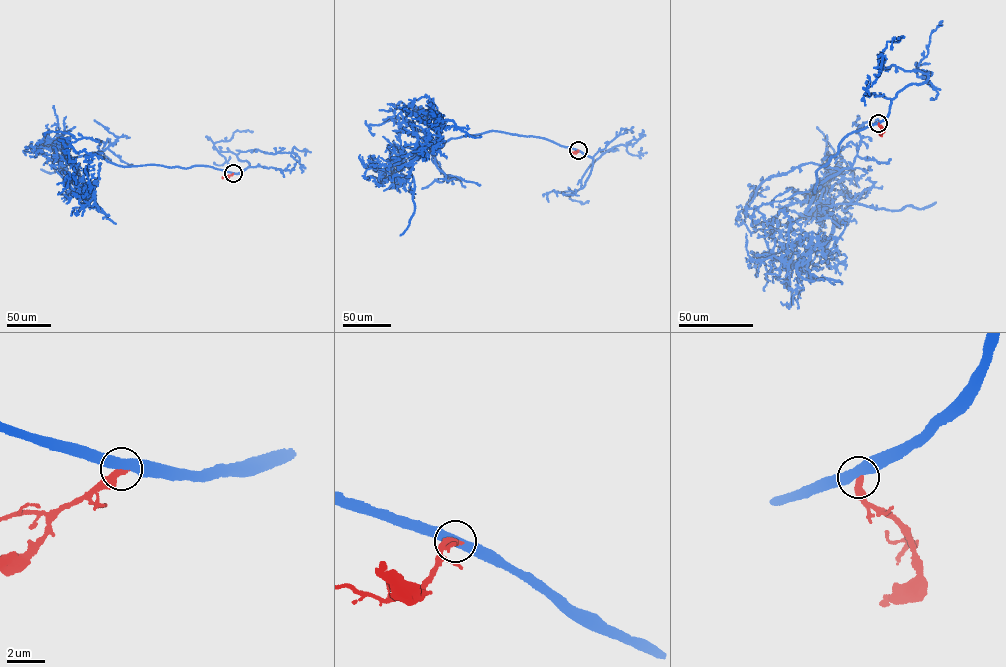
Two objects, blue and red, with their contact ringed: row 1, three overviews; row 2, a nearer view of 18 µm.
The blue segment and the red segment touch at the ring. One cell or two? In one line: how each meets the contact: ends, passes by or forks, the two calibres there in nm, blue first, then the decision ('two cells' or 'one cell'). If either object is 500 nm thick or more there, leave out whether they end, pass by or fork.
blue passes by; red ends; calibres 460 and 380 nm; two cells

